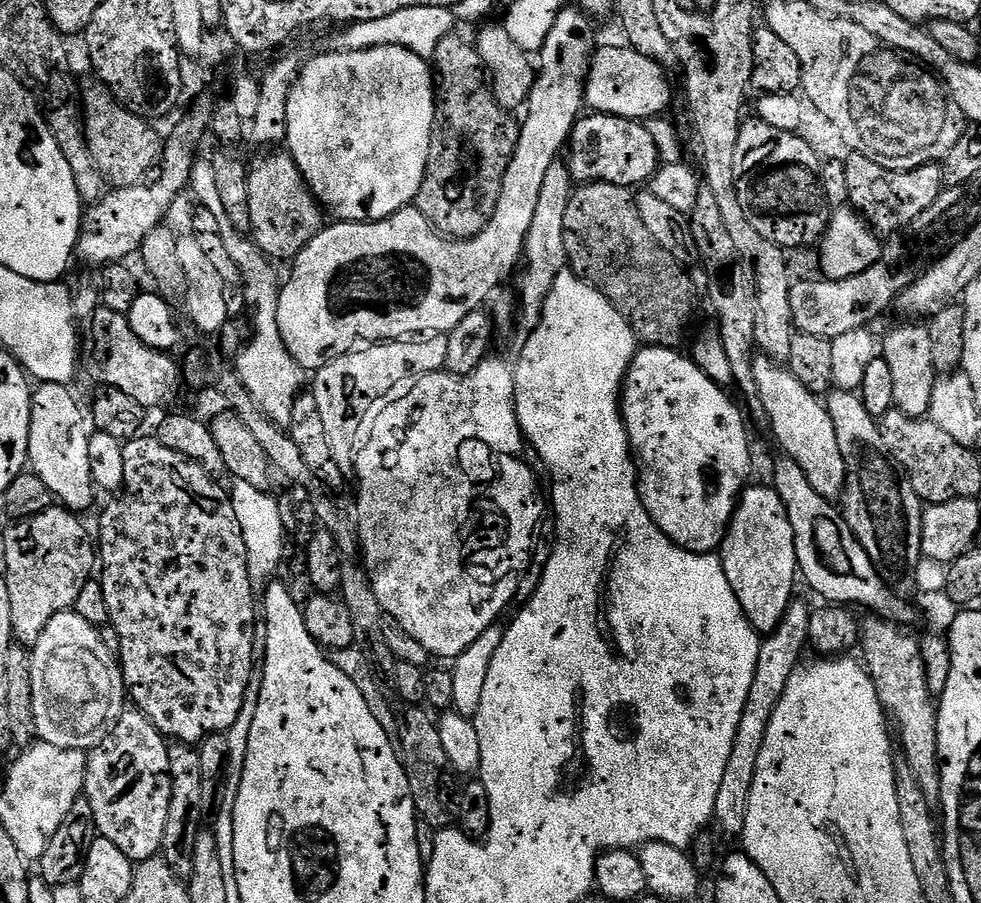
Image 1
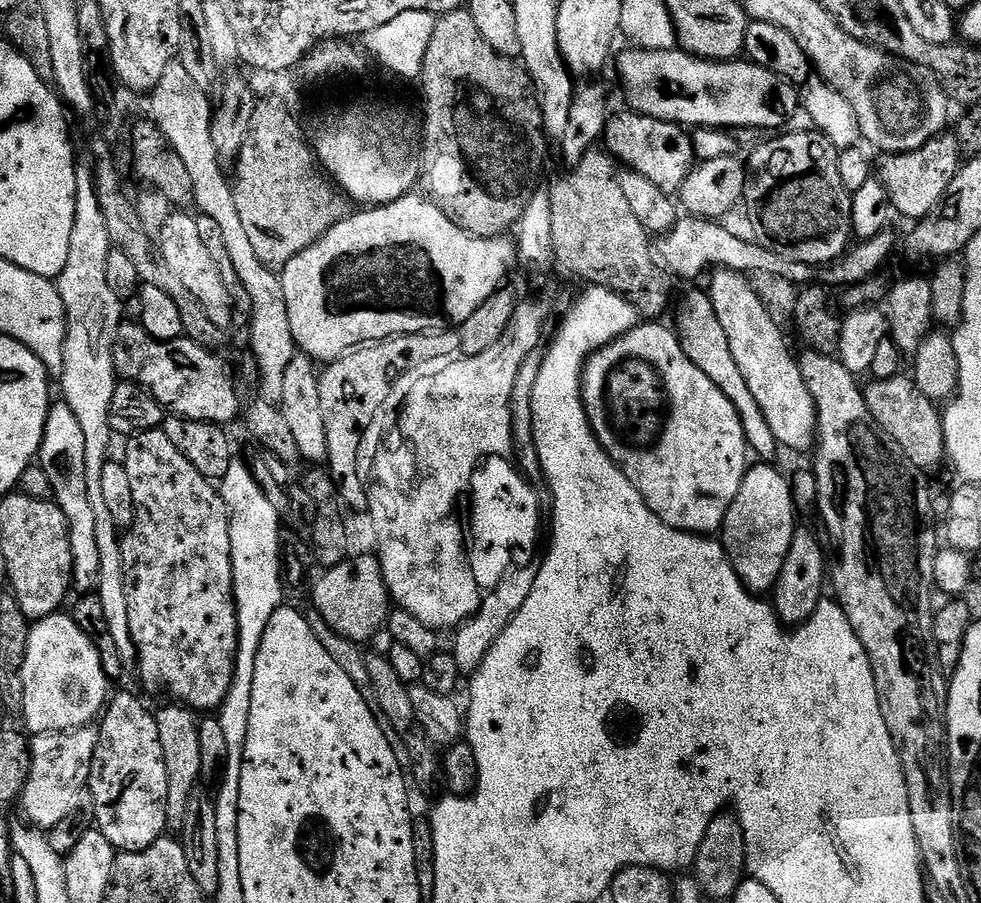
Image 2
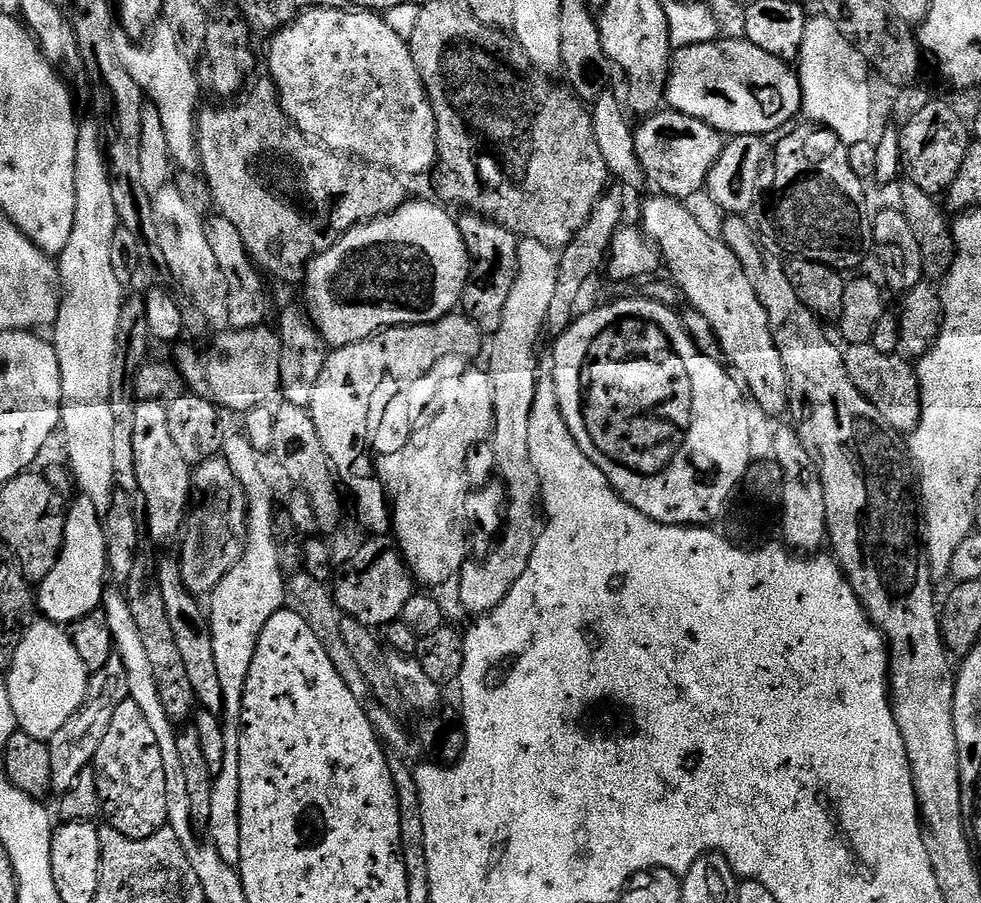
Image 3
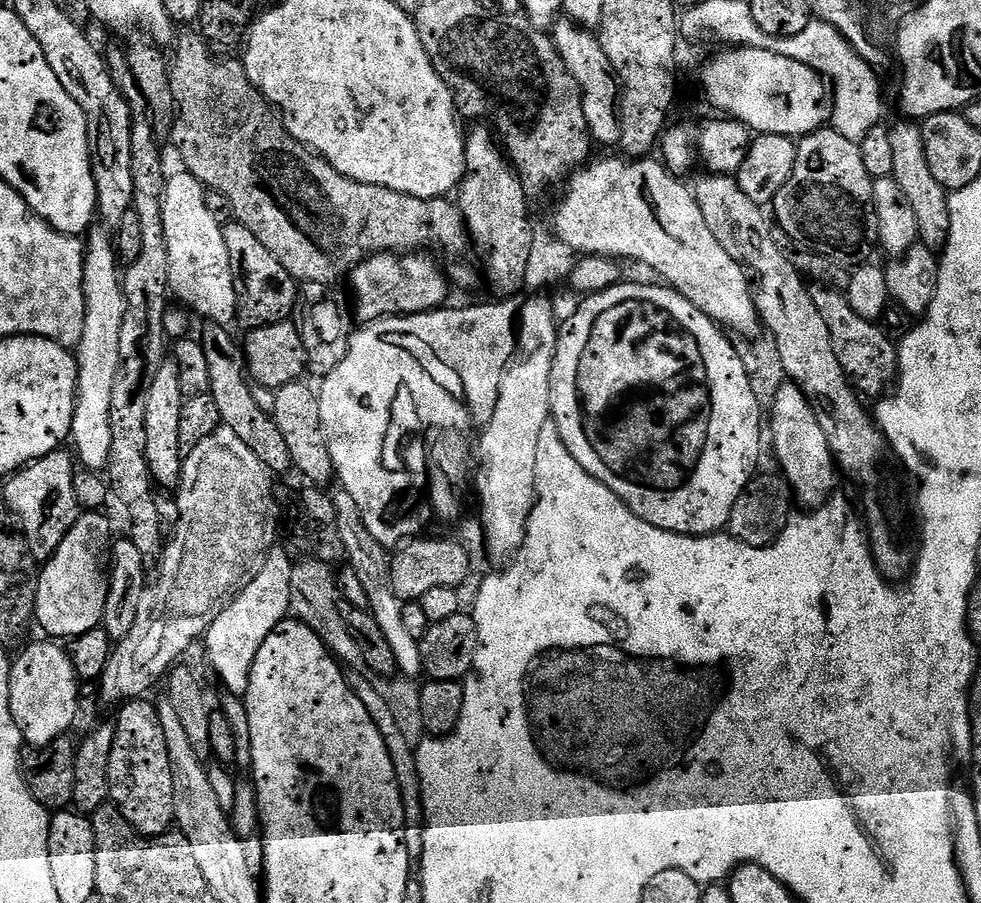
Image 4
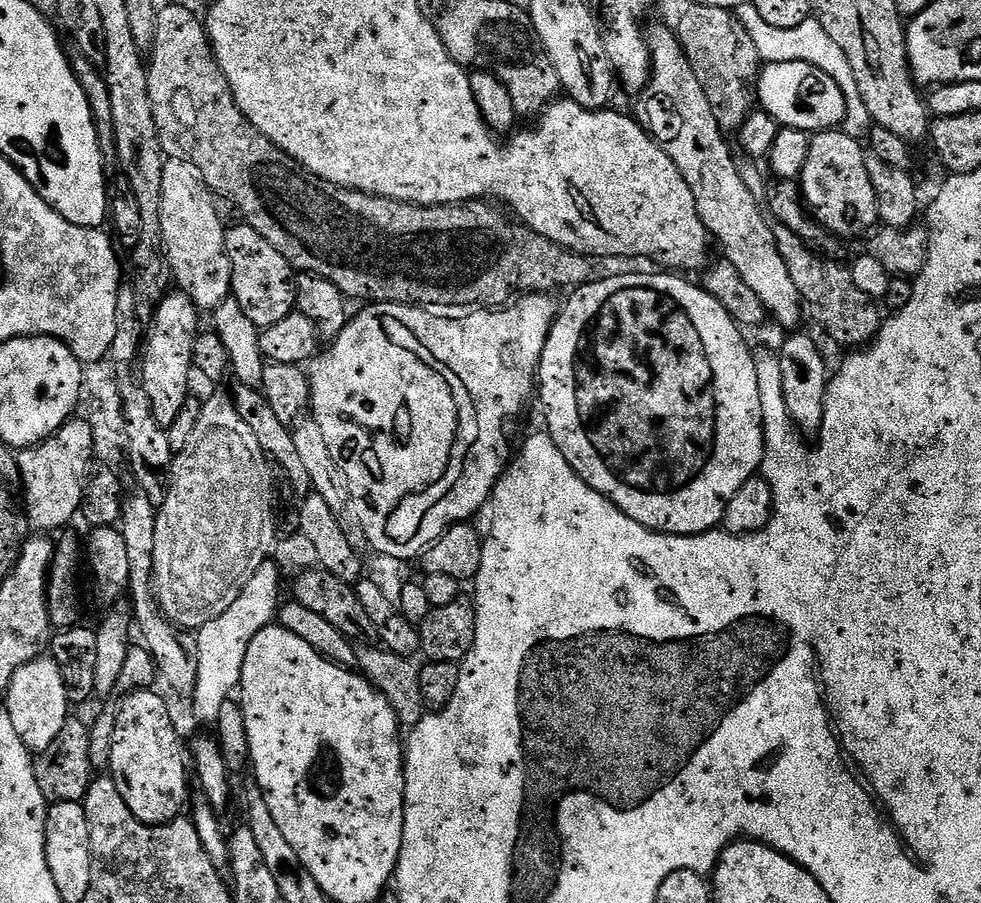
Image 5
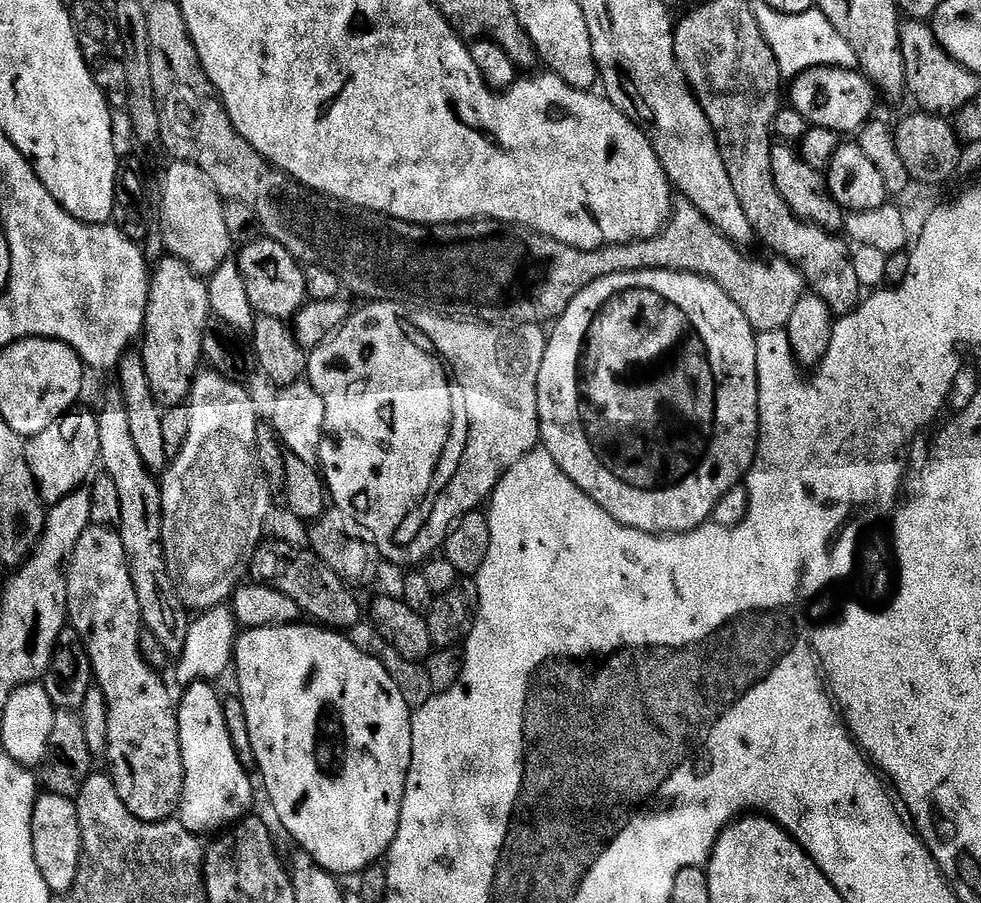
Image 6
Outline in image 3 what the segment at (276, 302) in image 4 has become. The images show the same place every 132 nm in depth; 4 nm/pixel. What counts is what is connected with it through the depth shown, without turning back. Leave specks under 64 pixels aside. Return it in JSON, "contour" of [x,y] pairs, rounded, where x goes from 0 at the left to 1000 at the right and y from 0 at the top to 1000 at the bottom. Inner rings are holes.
{"contour":[[[223,237],[211,240],[208,254],[210,268],[214,268],[214,277],[218,277],[218,286],[222,286],[222,295],[226,295],[226,305],[230,308],[232,359],[241,365],[266,362],[273,350],[273,319],[269,316],[270,307],[266,298],[251,277],[247,259],[243,259],[242,252],[234,247],[234,241]]]}

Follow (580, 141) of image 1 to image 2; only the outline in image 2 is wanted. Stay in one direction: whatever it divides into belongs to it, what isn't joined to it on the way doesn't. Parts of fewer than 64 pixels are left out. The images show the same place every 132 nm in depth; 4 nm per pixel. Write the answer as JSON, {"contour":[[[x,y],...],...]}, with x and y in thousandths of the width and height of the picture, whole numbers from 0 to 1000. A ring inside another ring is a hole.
{"contour":[[[643,122],[623,127],[617,137],[616,158],[621,172],[643,189],[663,197],[667,206],[681,216],[692,214],[699,196],[704,190],[709,174],[707,162],[694,138],[663,131]]]}

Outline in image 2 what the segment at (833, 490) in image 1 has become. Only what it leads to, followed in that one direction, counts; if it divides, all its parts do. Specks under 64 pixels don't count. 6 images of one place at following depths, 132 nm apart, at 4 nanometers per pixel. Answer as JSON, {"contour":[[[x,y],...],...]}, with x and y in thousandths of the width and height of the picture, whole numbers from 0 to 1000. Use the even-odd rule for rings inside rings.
{"contour":[[[736,297],[727,300],[725,306],[720,322],[728,334],[728,348],[732,348],[736,365],[740,365],[748,401],[752,401],[765,436],[769,436],[773,450],[777,450],[777,458],[781,458],[781,468],[789,476],[792,493],[799,495],[800,492],[811,501],[823,496],[825,499],[832,489],[832,451],[826,432],[822,432],[812,395],[807,395],[790,352],[783,347],[778,330],[762,316],[764,307],[759,302]]]}

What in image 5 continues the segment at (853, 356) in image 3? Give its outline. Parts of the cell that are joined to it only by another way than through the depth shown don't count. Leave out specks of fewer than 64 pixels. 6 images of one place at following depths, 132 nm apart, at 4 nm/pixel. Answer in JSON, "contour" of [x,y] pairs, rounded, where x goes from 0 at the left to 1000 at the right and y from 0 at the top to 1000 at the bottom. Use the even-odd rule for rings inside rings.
{"contour":[[[797,247],[788,251],[787,258],[793,272],[793,281],[797,281],[797,290],[801,290],[801,299],[805,299],[805,308],[809,308],[809,317],[813,317],[813,326],[821,338],[832,344],[832,354],[844,367],[844,372],[852,381],[869,388],[874,383],[884,383],[892,377],[899,362],[899,341],[871,315],[867,296],[863,291],[855,292],[844,283],[835,283],[820,271],[814,256],[802,252]]]}

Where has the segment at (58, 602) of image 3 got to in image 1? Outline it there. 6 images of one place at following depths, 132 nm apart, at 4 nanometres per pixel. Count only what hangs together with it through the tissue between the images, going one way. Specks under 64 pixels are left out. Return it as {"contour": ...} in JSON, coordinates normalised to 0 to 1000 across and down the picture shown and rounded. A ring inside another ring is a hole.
{"contour":[[[41,425],[33,435],[33,462],[31,463],[31,489],[29,491],[29,508],[31,511],[32,522],[39,525],[39,529],[43,529],[43,534],[47,534],[47,538],[51,538],[54,550],[69,566],[78,569],[86,569],[86,566],[94,558],[94,545],[96,546],[96,537],[94,526],[92,525],[92,465],[82,453],[82,447],[77,444],[77,439],[73,435],[74,431],[67,425]]]}

